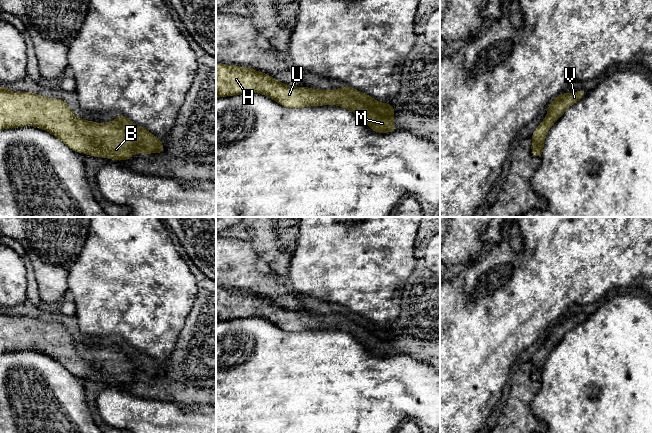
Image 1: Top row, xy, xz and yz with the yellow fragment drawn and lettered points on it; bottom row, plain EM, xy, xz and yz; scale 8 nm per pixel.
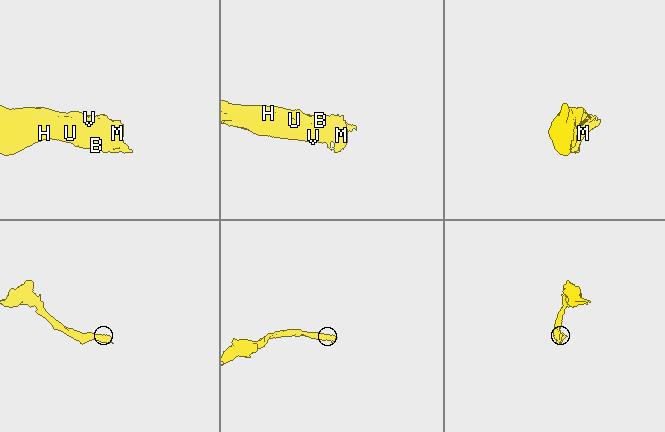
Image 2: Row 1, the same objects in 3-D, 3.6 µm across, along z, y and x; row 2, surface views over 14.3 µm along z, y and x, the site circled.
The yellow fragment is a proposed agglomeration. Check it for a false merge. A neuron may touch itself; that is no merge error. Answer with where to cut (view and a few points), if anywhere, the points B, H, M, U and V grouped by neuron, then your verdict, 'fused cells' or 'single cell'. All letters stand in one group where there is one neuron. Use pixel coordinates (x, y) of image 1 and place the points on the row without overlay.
cut none; groups B H M U V; single cell

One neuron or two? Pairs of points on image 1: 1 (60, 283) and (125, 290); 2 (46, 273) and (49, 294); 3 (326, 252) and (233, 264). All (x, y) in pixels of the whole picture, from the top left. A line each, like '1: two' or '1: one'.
1: two
2: one
3: two

